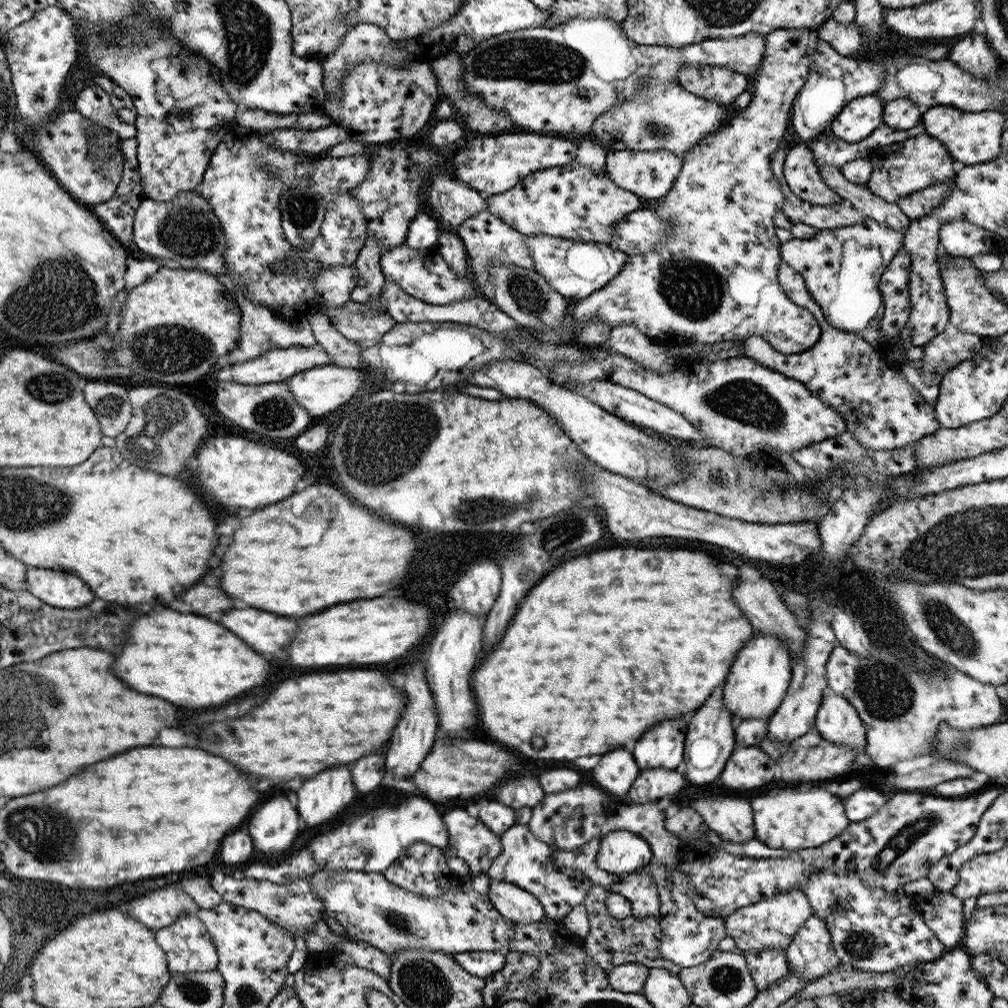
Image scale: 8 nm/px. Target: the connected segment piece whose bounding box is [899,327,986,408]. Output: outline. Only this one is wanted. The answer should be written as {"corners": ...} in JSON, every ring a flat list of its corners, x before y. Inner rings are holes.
{"corners":[[947,328,936,335,930,342,923,345,924,357,920,361,912,361,906,365,899,367,900,374,915,388,926,402,929,402,933,408,937,403,937,396,940,394,940,382,948,370,958,366,960,362,964,362,969,357,973,357,978,350,985,344,985,338,979,335,962,332,954,328]]}

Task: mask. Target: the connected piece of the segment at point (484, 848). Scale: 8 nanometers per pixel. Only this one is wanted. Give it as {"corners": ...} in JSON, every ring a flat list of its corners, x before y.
{"corners":[[465,806,462,809,446,811,442,818,449,834,449,847,455,847,456,857,462,858,469,866,469,875,486,873,492,861,502,855,499,835,488,830,478,817,470,817]]}

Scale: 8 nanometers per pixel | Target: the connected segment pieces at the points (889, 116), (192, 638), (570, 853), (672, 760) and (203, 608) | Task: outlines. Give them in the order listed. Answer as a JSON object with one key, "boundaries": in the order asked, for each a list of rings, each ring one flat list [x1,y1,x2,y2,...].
{"boundaries":[[[897,98,885,103,882,120,894,130,910,130,921,122,923,113,911,100]],[[168,608,138,618,130,628,128,642,116,656,118,676,130,688,188,708,230,702,264,684,270,674,268,660,224,626,196,614,180,614]],[[598,836,590,840,586,845,578,848,566,850,558,849,554,852,555,865,562,871,573,869,574,872,581,872,593,886,601,886,608,892,612,892,611,886,617,880,617,875,610,874,602,870,596,862,596,856,599,852,600,838]],[[664,720,648,730,632,750,638,769,677,769,684,760,688,728,684,720]],[[196,584,190,590,186,590,180,598,180,602,188,604,192,612,196,614,222,614,232,608,232,598,224,594,220,588,210,588,204,584]]]}

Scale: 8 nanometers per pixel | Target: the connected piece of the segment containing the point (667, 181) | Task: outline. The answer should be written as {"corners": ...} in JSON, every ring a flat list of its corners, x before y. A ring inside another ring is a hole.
{"corners":[[636,150,609,151,605,162,605,173,615,186,629,190,638,198,647,201,657,200,670,192,672,185,681,173,683,159,668,150,642,152]]}

